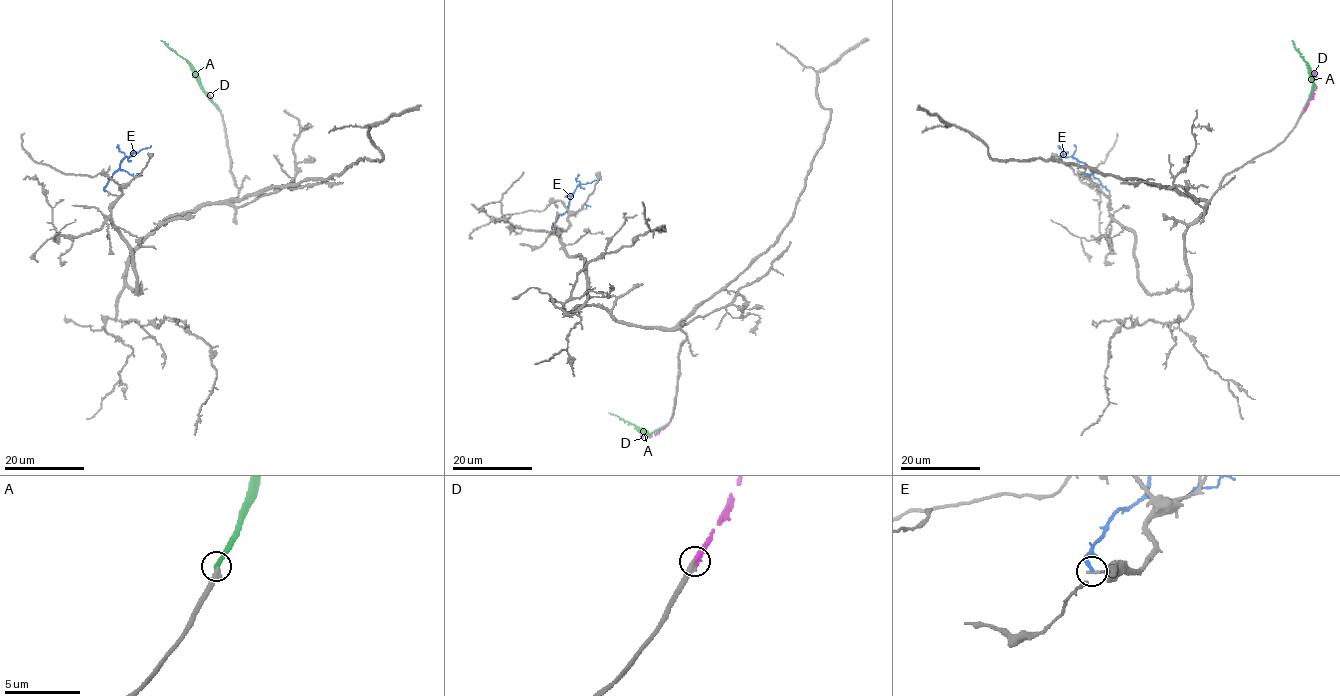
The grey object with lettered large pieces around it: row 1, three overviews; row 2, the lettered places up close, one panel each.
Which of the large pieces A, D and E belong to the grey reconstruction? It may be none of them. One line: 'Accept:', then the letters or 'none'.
Accept: D

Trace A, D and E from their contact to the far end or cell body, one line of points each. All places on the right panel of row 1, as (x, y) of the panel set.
A: (1302, 109), (1312, 86), (1309, 66), (1292, 40)
D: (1303, 110), (1315, 88), (1313, 71)
E: (1110, 191), (1083, 162), (1063, 155), (1058, 145)

